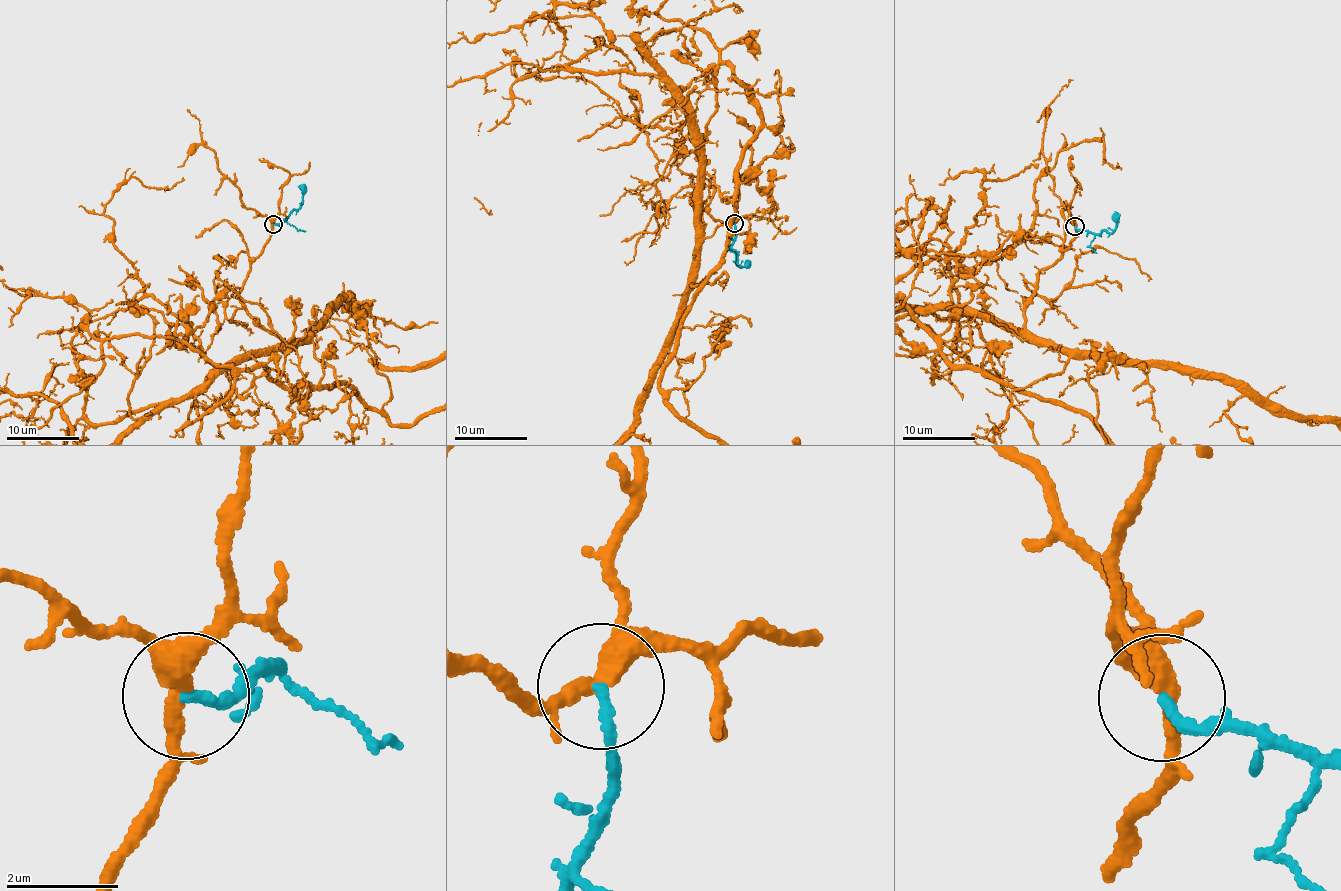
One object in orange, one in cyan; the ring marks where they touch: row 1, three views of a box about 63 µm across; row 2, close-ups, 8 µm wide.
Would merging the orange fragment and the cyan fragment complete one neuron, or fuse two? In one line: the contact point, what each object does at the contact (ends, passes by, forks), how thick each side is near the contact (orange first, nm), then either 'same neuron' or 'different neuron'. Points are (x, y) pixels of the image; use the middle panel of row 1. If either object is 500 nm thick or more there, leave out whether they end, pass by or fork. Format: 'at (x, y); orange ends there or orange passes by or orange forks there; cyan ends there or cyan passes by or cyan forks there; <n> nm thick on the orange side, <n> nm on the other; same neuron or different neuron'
at (734, 223); orange passes by; cyan ends there; 360 nm thick on the orange side, 180 nm on the other; different neuron

